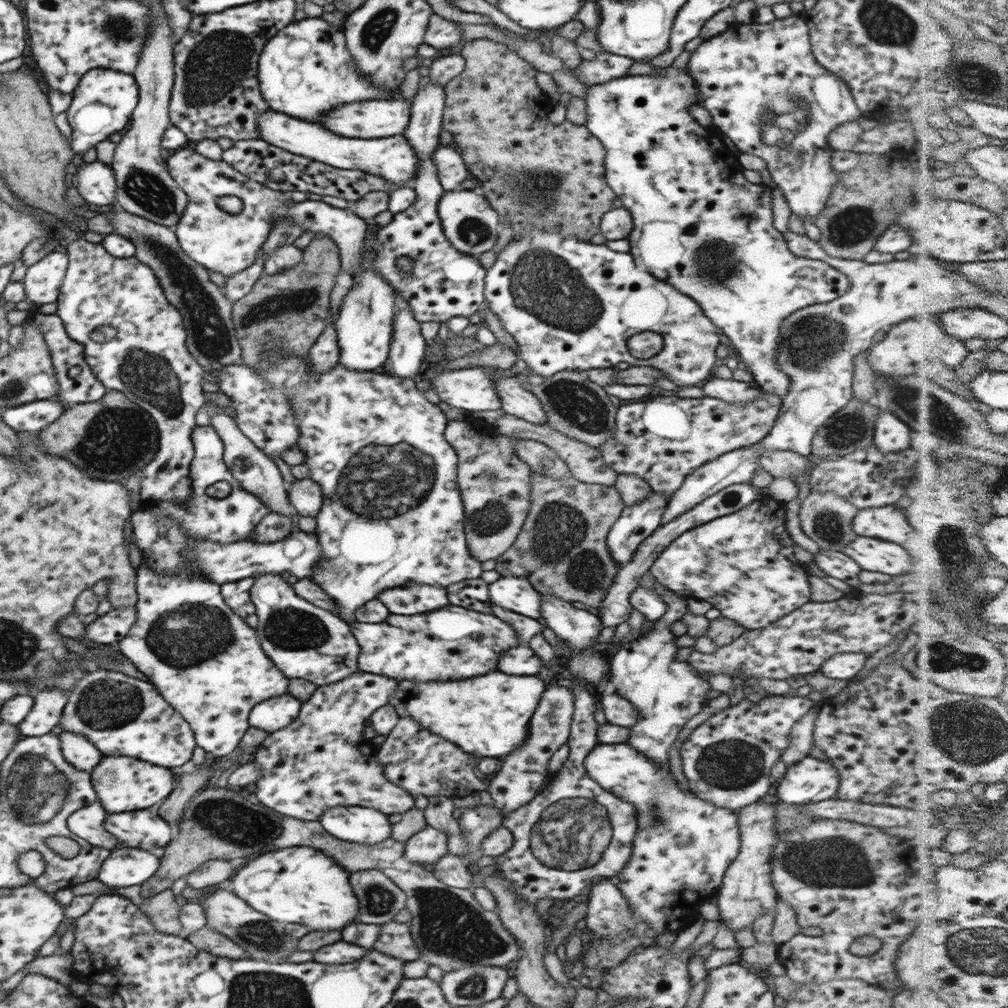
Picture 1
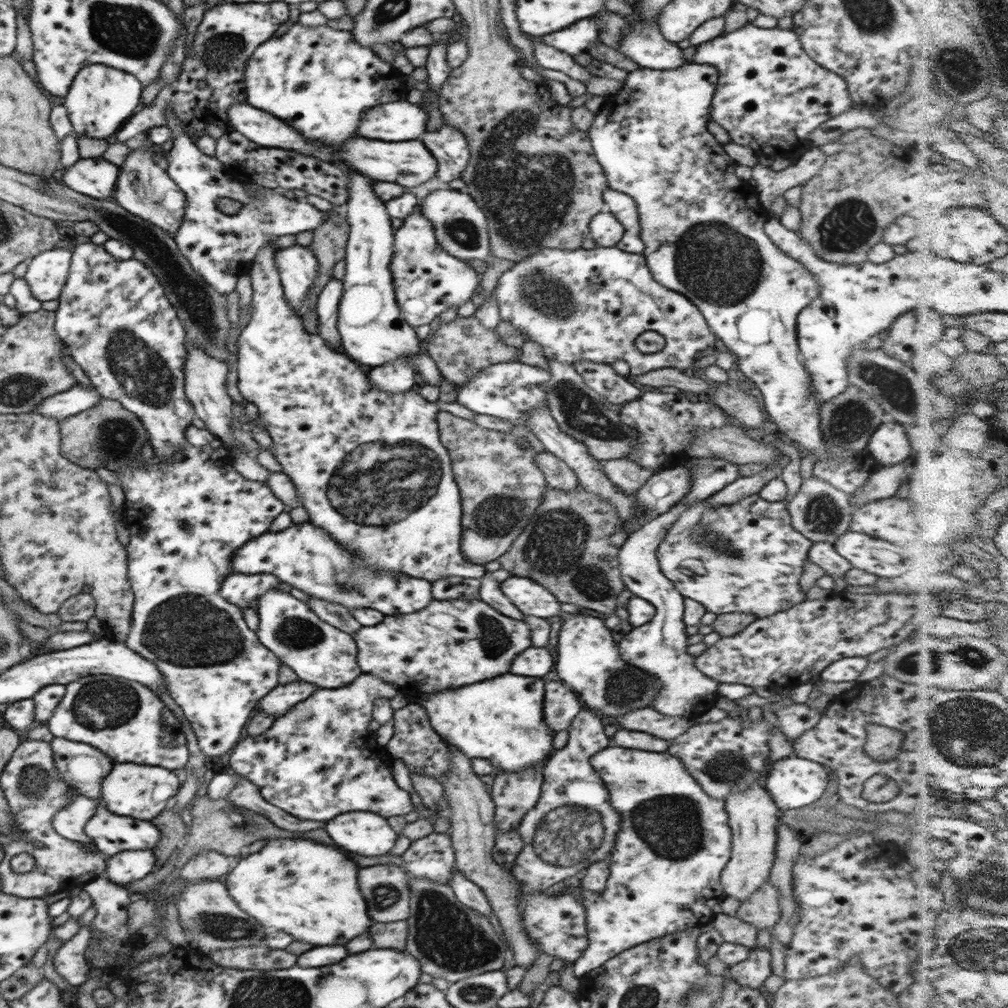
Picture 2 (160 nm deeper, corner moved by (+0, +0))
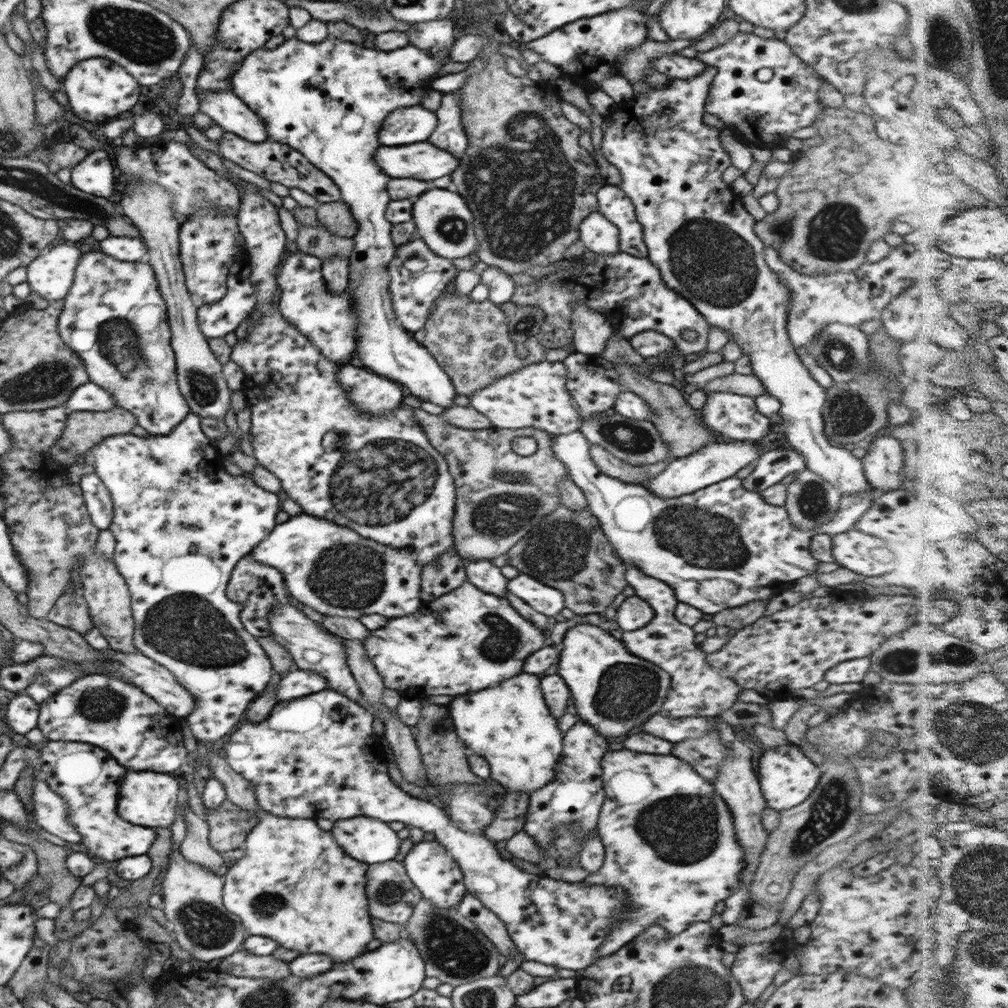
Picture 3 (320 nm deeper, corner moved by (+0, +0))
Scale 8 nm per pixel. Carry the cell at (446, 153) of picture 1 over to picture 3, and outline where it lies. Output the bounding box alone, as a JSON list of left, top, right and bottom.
[428,93,467,160]

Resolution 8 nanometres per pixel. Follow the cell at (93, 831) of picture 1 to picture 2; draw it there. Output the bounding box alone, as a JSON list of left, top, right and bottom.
[51,795,97,844]

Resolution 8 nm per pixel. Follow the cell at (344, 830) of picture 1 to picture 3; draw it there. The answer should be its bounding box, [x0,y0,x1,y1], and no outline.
[330,816,402,865]

